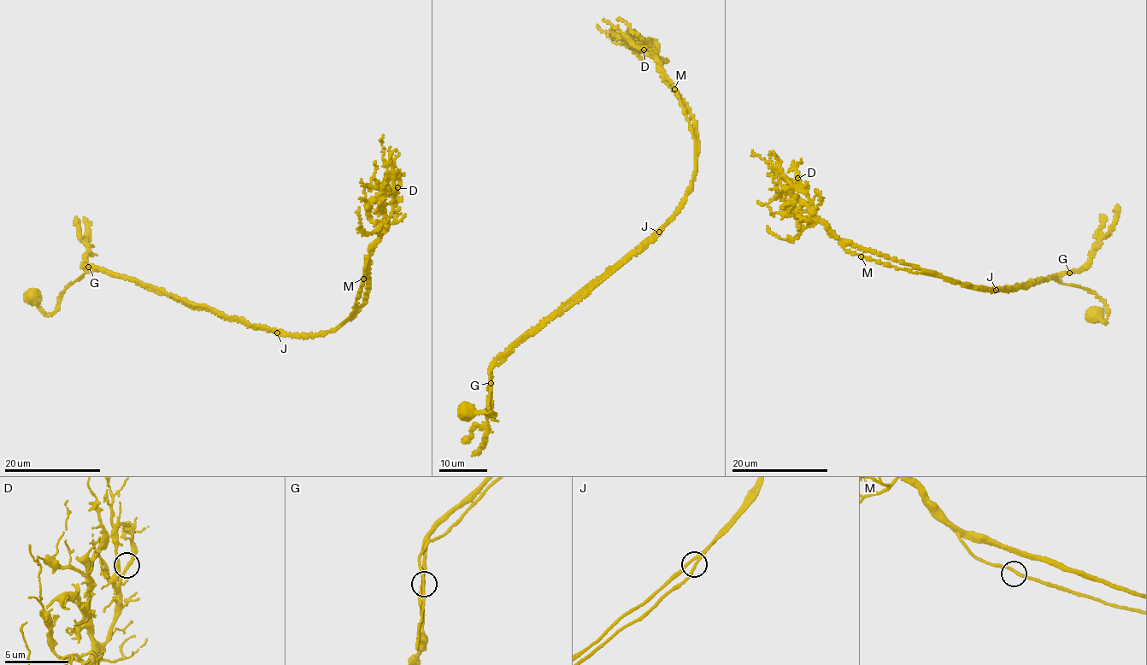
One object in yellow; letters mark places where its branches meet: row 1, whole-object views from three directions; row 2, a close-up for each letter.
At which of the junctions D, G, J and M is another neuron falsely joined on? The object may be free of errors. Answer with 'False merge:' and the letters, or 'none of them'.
False merge: none of them

